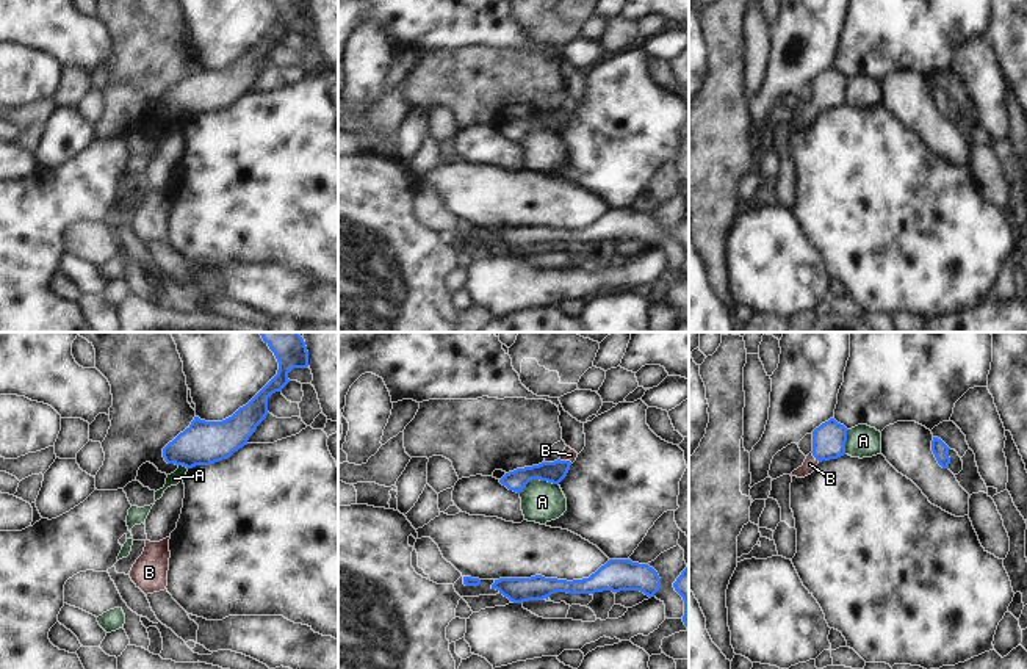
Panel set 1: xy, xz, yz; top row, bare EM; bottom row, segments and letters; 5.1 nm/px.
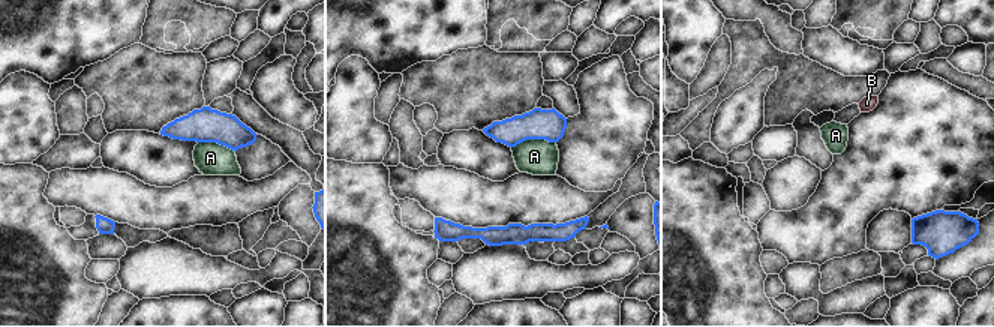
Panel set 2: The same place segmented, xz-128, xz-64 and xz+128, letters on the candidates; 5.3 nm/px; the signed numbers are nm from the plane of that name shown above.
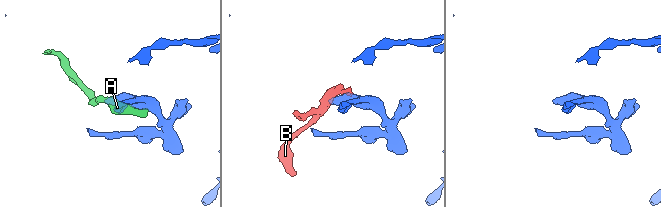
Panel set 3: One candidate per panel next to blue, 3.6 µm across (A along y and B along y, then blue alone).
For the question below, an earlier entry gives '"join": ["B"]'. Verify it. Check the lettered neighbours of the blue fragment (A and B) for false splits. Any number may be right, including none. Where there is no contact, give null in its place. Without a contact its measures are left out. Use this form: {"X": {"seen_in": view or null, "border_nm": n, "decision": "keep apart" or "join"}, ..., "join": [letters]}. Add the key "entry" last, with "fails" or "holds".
{"A": {"seen_in": "xz", "border_nm": 220, "decision": "keep apart"}, "B": {"seen_in": "xz", "border_nm": 80, "decision": "join"}, "join": ["B"], "entry": "holds"}

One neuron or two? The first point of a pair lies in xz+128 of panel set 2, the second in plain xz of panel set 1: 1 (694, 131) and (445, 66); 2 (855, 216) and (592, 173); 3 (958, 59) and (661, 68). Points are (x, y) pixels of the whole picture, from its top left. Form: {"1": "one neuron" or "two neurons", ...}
{"1": "one neuron", "2": "one neuron", "3": "two neurons"}

